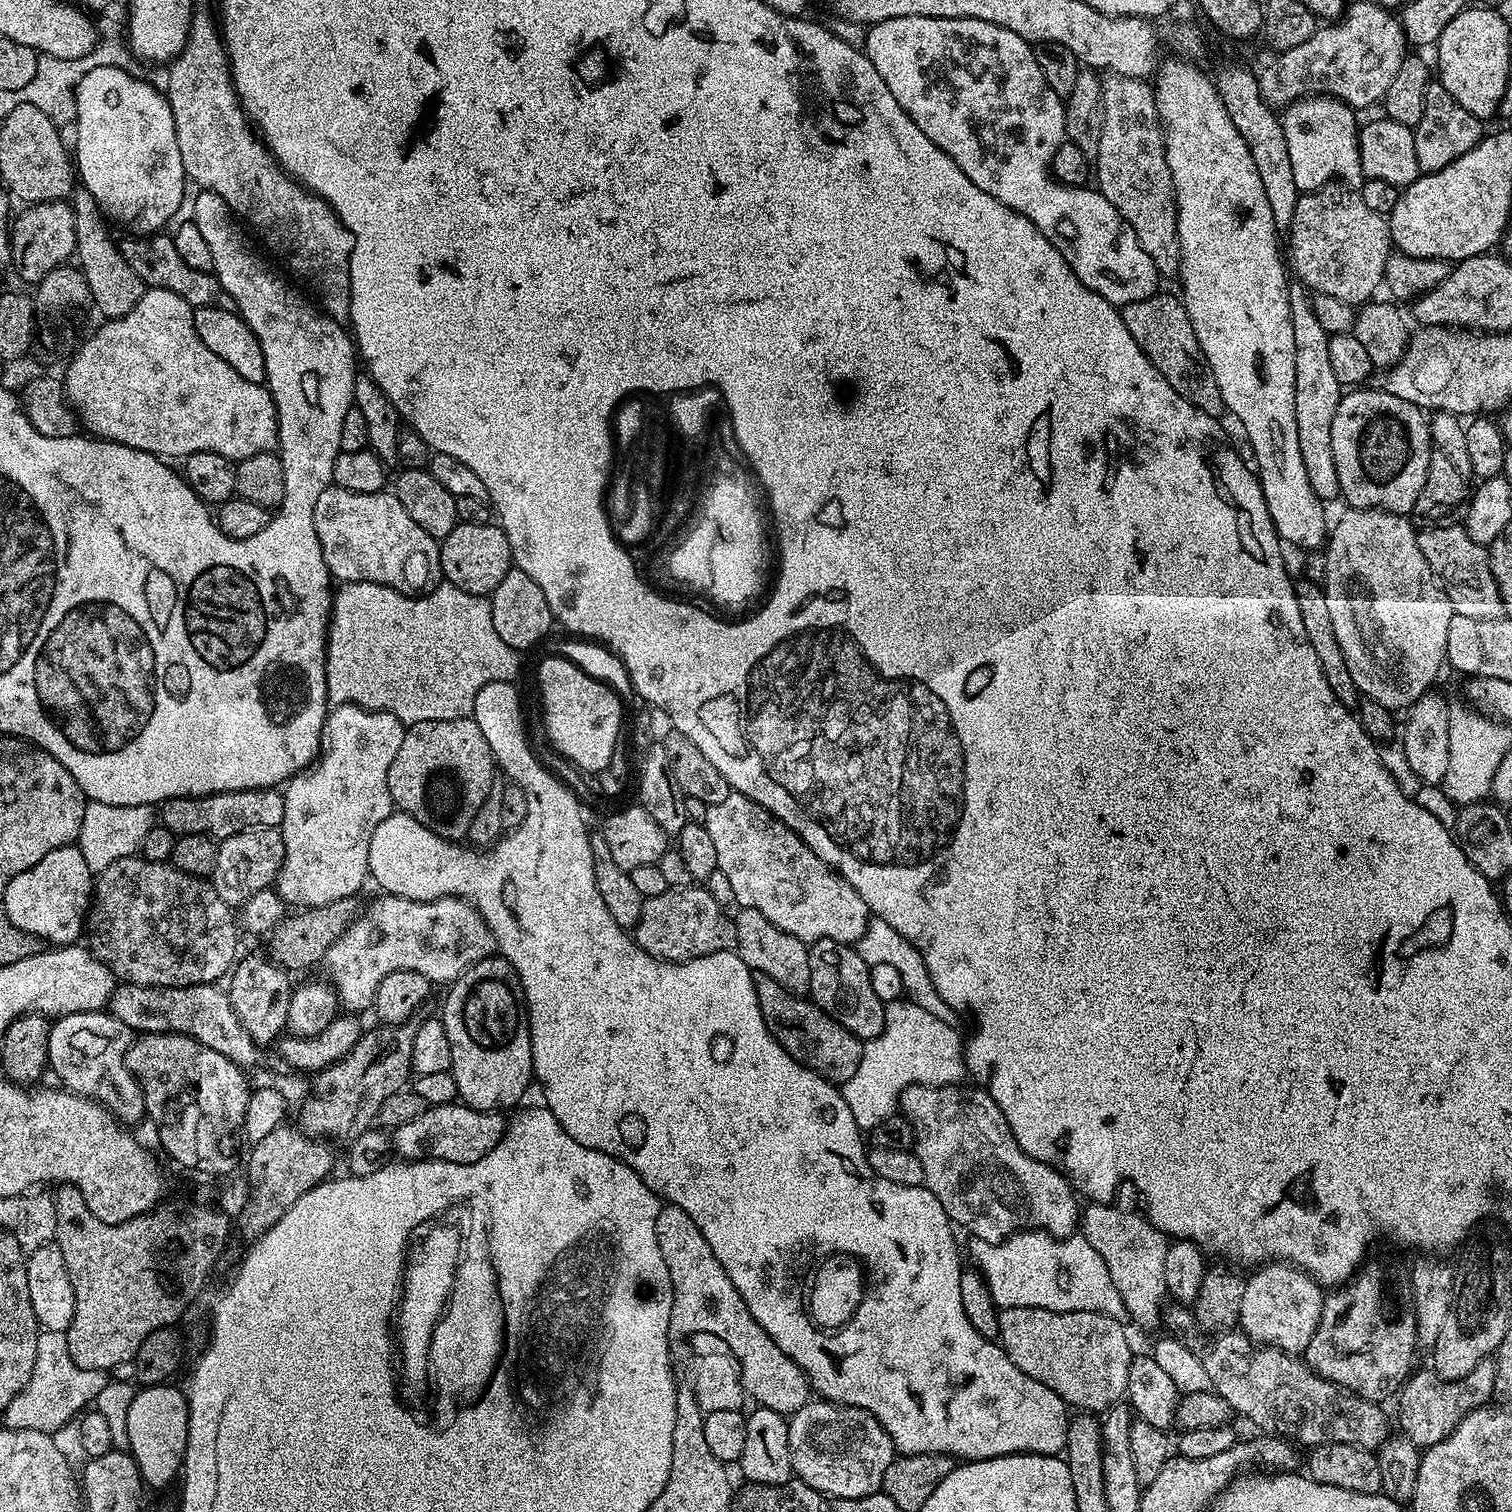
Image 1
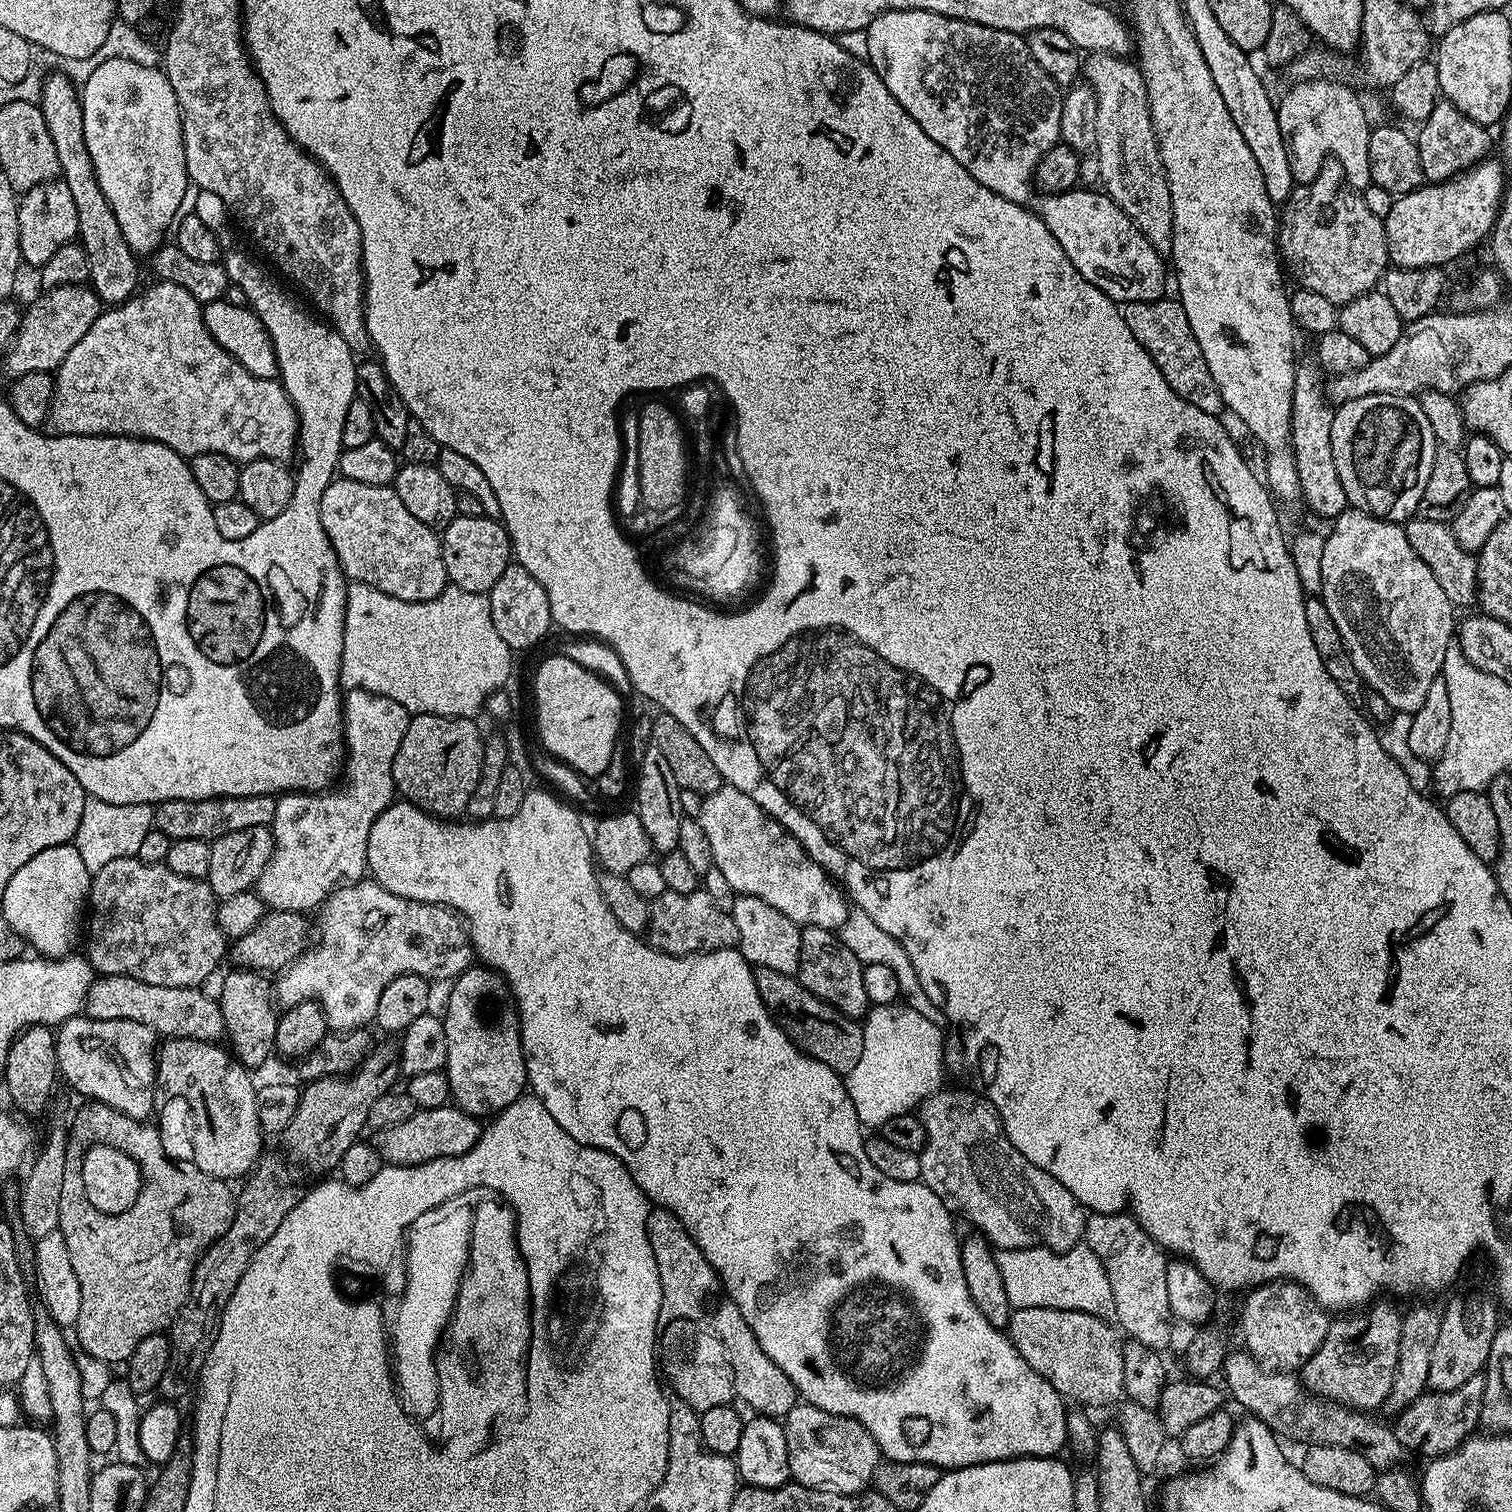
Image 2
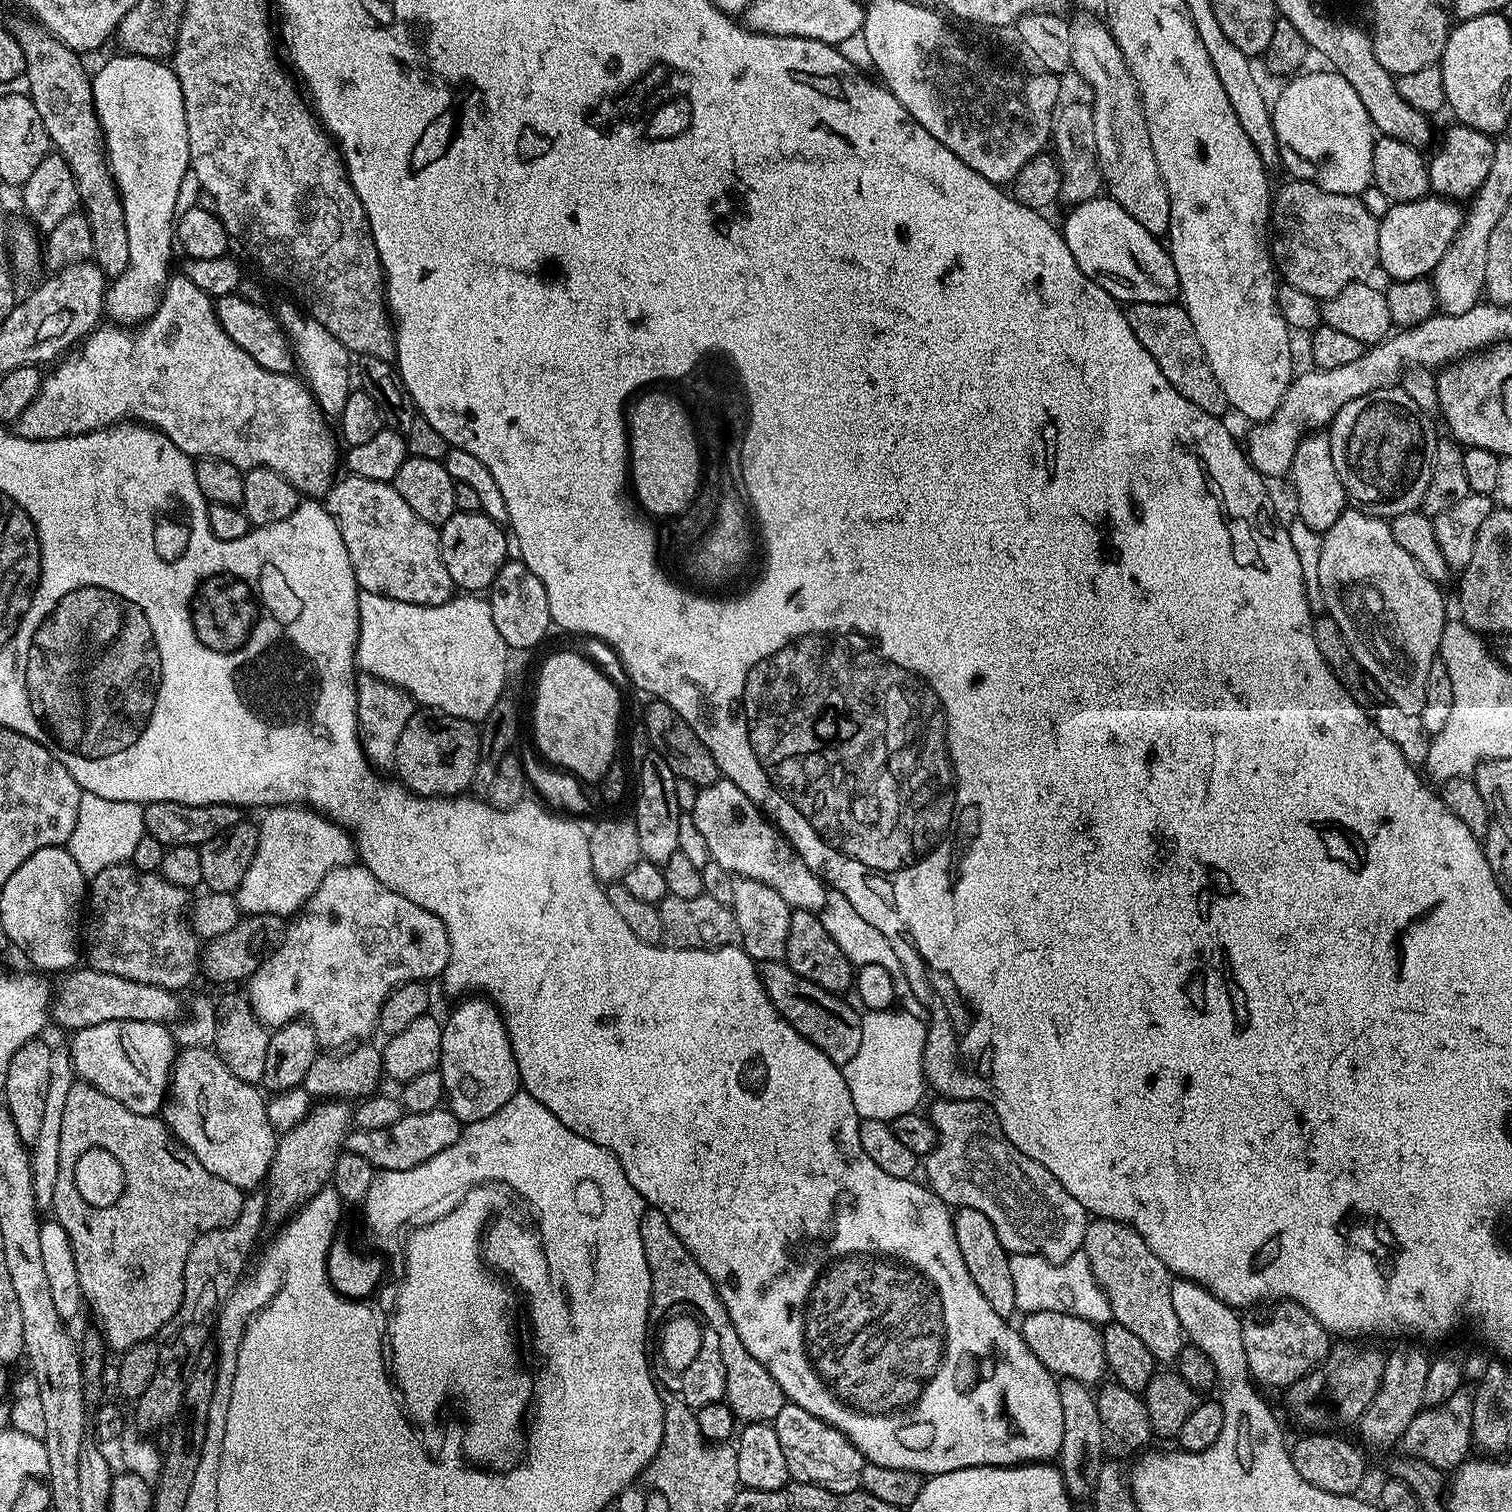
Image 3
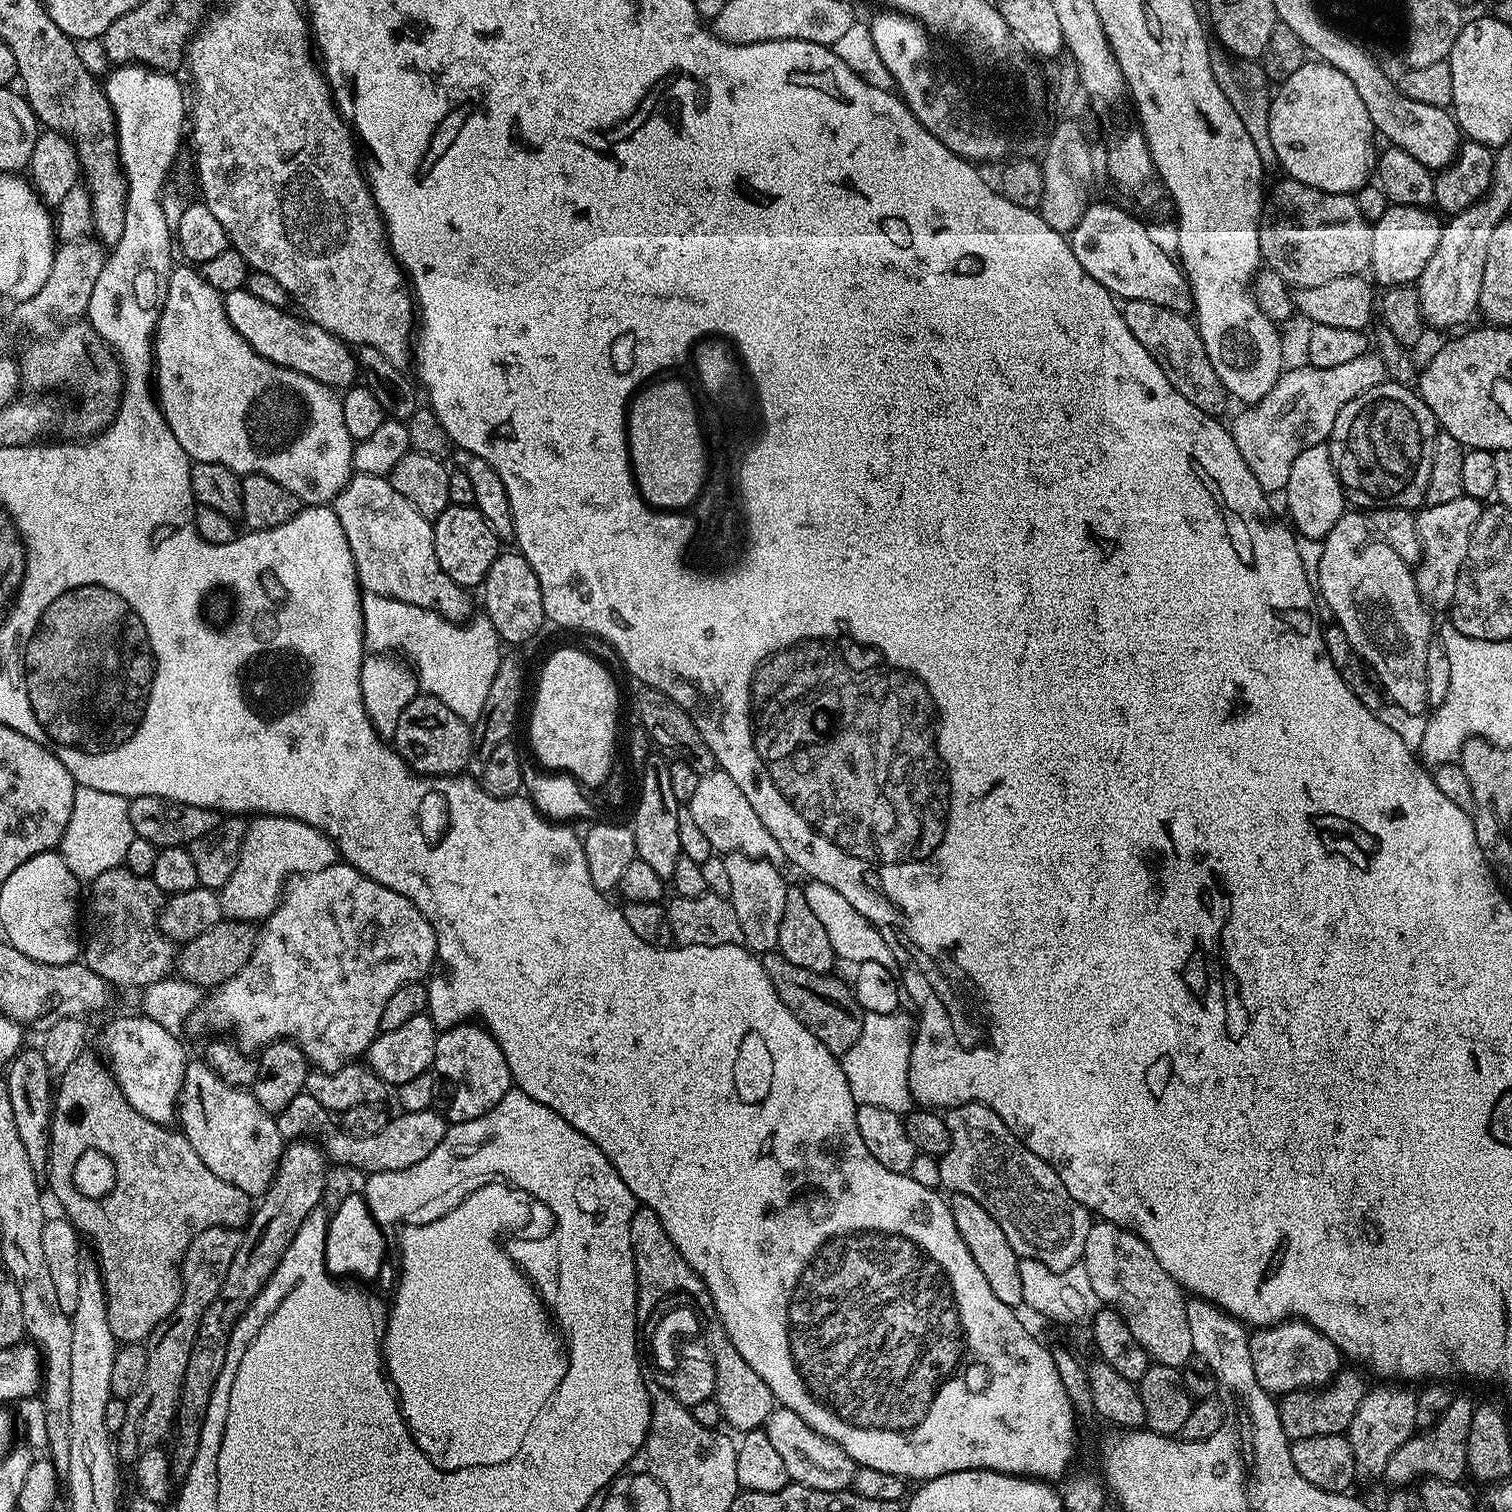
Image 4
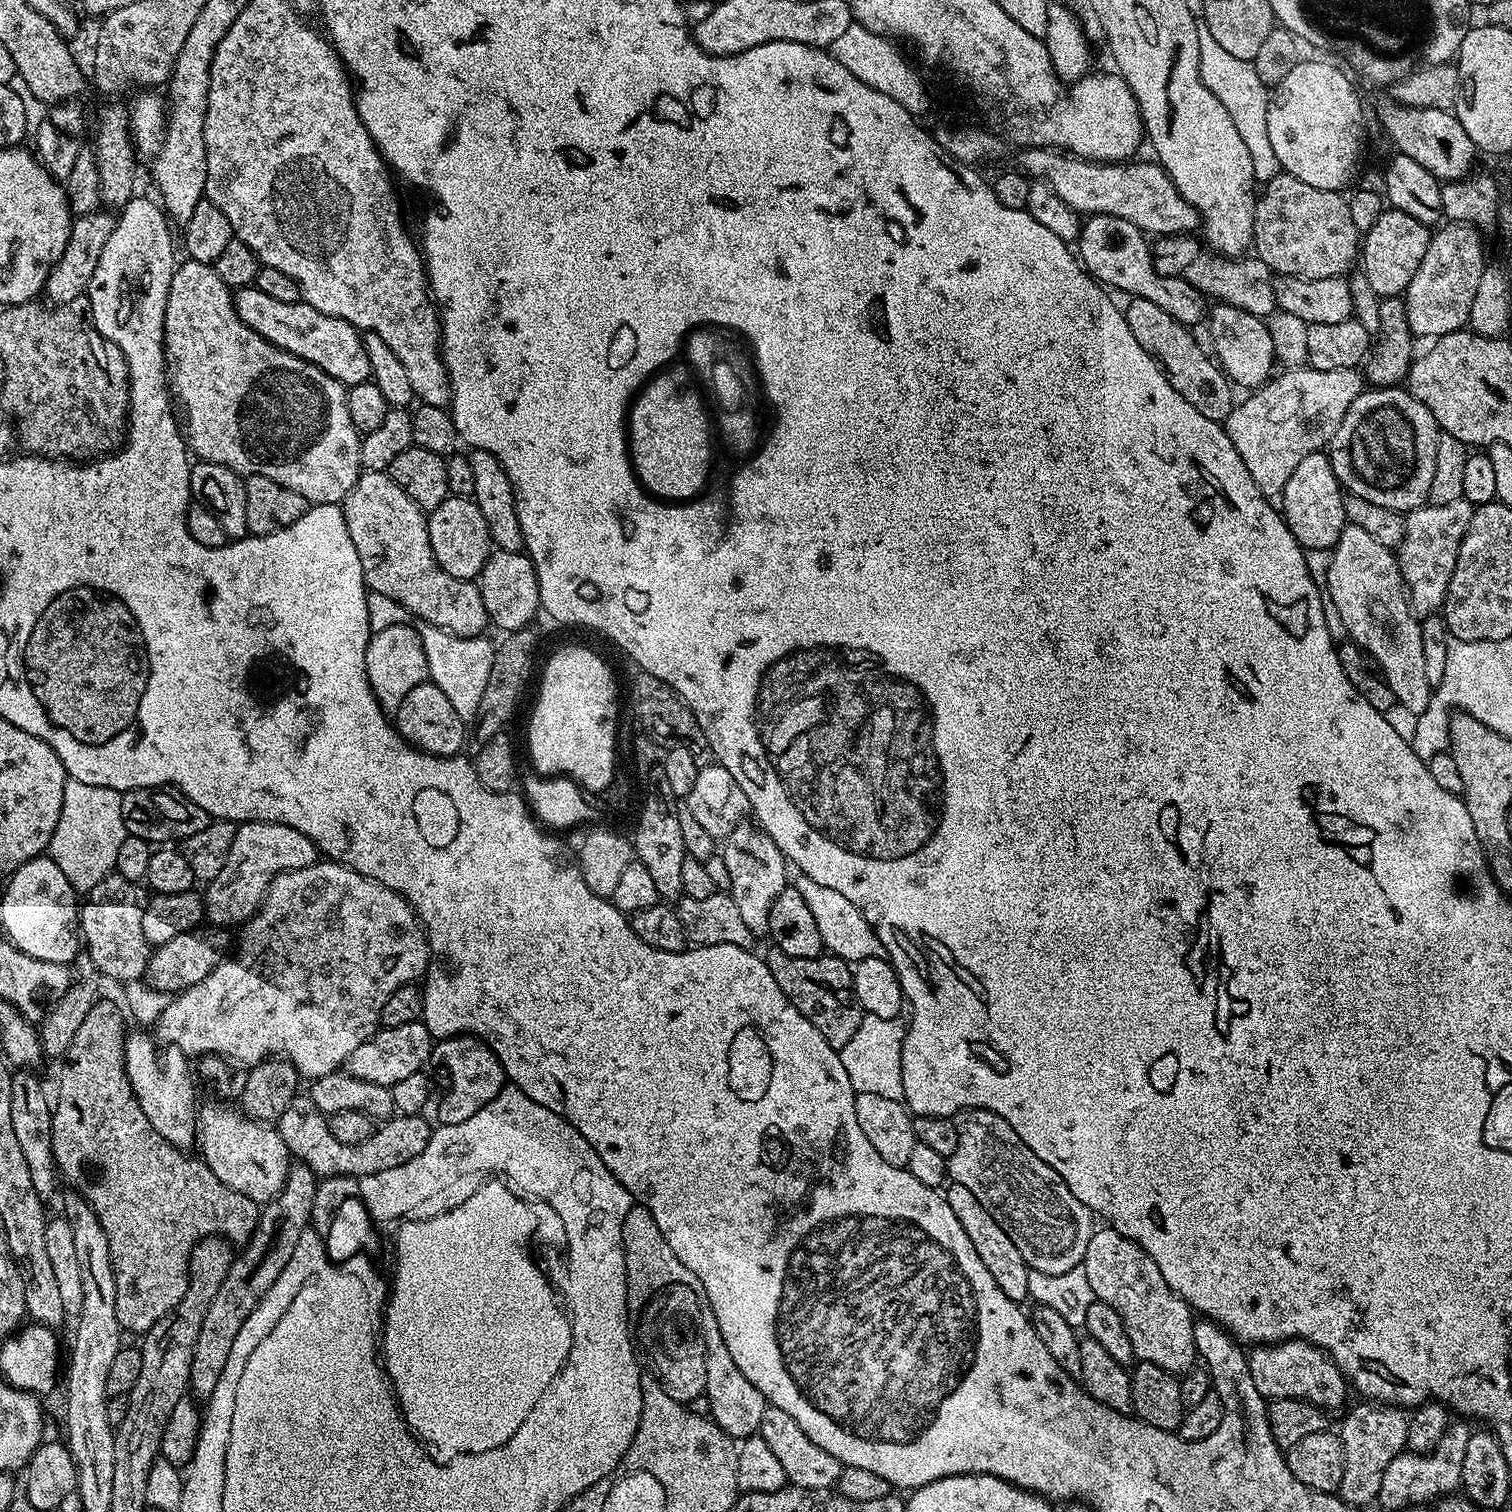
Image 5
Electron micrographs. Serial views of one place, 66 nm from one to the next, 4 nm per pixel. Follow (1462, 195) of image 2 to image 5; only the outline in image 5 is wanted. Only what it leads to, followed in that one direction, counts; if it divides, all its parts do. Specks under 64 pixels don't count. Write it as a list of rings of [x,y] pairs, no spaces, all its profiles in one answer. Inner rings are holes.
[[[1389,207],[1362,236],[1359,263],[1364,263],[1364,280],[1377,292],[1377,297],[1400,296],[1410,286],[1410,278],[1418,274],[1418,265],[1426,254],[1429,225],[1402,214],[1402,210]]]

